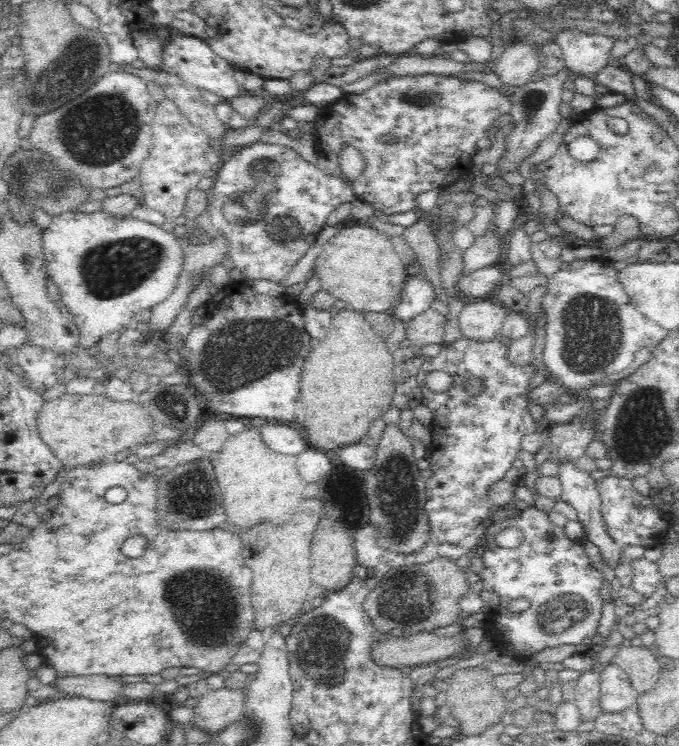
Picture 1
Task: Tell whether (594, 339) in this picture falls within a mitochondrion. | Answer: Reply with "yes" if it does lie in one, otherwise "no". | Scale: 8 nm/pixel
yes

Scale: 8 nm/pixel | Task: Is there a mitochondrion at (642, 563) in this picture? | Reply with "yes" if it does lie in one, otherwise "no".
no

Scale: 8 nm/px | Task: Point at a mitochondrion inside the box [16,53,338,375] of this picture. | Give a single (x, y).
(253, 201)

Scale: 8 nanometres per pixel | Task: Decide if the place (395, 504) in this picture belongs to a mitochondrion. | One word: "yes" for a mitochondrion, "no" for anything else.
yes

